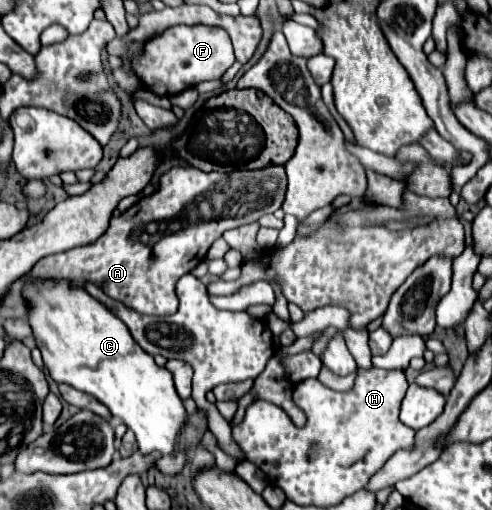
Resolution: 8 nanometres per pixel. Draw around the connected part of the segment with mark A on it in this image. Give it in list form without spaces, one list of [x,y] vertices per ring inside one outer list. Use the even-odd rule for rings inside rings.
[[[190,164],[174,166],[160,176],[160,188],[152,196],[140,198],[138,204],[130,206],[120,216],[114,216],[110,220],[108,230],[96,242],[38,260],[36,266],[30,270],[30,276],[68,278],[78,286],[84,286],[84,282],[90,280],[96,286],[100,286],[104,294],[126,304],[126,308],[134,308],[140,314],[148,316],[170,314],[178,310],[178,296],[174,292],[178,278],[194,270],[206,258],[206,252],[212,246],[212,242],[220,238],[226,230],[256,222],[264,214],[276,212],[284,202],[284,194],[286,194],[284,166],[266,166],[260,170],[234,170],[232,174],[204,172]]]

